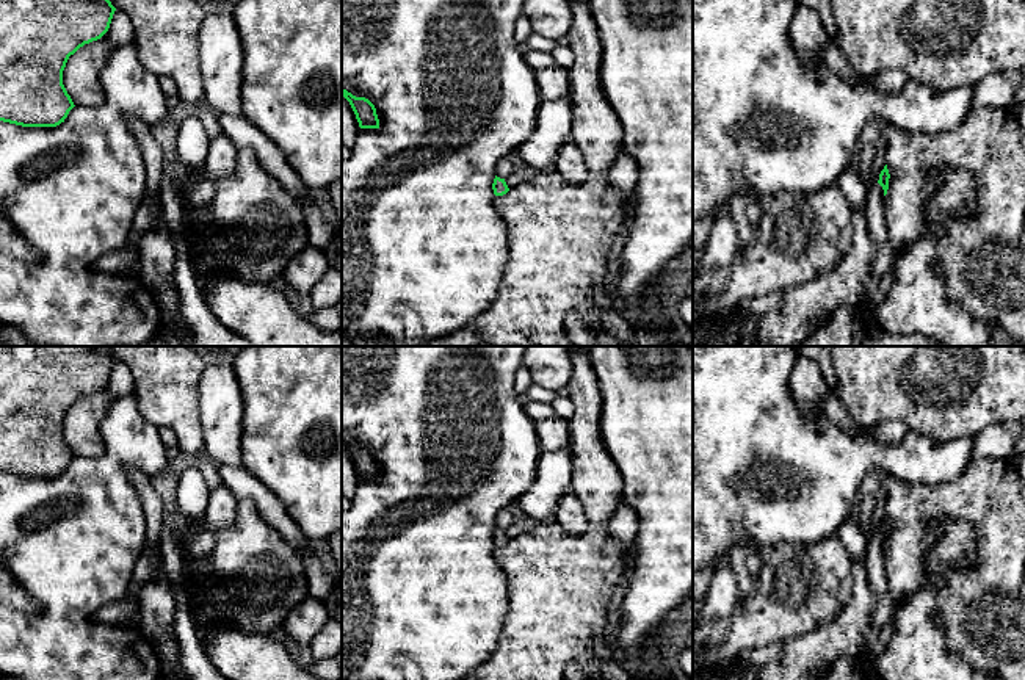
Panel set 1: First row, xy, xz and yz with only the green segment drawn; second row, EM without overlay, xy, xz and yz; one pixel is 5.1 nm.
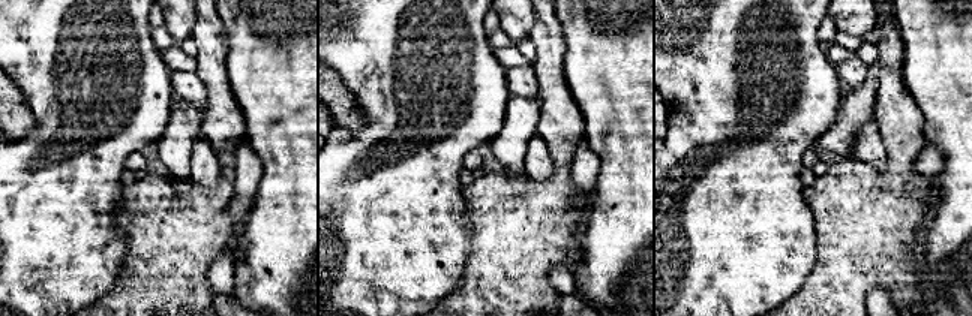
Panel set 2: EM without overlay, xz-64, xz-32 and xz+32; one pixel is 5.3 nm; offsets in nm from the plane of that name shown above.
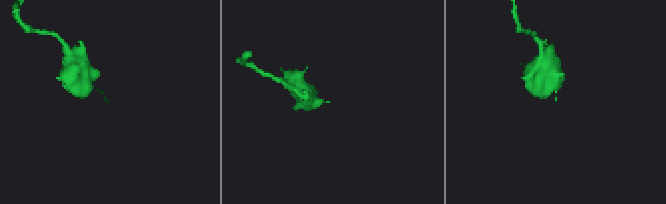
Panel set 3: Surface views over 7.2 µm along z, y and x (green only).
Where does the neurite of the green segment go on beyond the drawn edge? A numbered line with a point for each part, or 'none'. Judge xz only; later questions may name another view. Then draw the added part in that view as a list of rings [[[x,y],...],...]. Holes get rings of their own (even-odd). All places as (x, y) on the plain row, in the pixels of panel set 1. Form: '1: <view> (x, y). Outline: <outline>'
none

